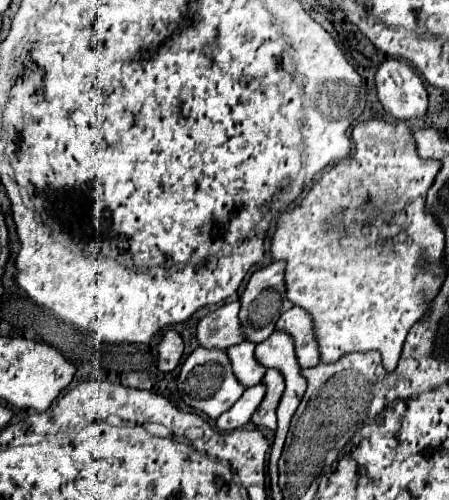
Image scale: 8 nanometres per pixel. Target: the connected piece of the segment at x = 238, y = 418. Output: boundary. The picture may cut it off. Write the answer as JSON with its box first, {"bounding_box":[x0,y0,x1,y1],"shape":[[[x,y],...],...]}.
{"bounding_box":[216,385,264,431],"shape":[[[254,385],[252,389],[246,389],[242,397],[216,419],[216,427],[220,431],[234,431],[244,427],[250,421],[252,413],[258,409],[262,399],[264,399],[264,385]]]}

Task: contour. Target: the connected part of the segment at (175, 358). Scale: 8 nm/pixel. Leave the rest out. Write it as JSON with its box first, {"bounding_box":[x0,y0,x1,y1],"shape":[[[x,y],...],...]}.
{"bounding_box":[156,329,184,371],"shape":[[[166,329],[162,331],[162,337],[158,341],[158,361],[156,367],[160,371],[172,371],[180,359],[182,359],[182,351],[184,351],[184,343],[182,337],[178,335],[178,331],[174,329]]]}

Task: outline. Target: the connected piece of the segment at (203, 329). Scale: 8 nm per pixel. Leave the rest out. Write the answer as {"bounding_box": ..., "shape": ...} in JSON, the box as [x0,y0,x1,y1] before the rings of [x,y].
{"bounding_box":[196,301,244,349],"shape":[[[234,301],[202,317],[196,327],[198,343],[206,349],[228,349],[236,343],[242,343],[244,337],[240,333],[238,309],[240,309],[240,303]]]}

